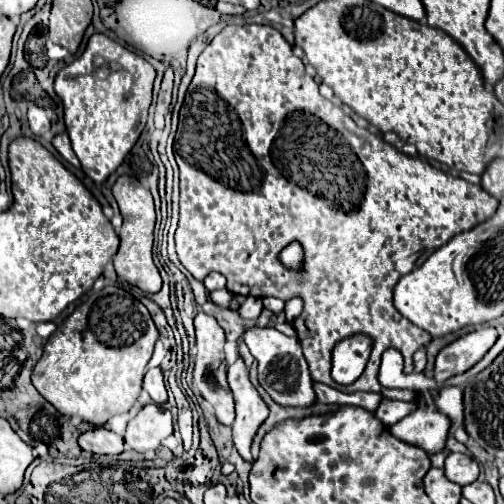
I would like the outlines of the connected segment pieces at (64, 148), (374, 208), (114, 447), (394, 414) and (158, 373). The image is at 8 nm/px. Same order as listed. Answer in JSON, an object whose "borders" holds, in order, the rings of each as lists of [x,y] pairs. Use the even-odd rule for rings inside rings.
{"borders":[[[[64,132],[64,134],[54,136],[52,146],[58,150],[58,154],[60,154],[66,162],[70,162],[74,168],[80,168],[80,162],[78,162],[76,154],[74,154],[74,152],[72,152],[72,148],[70,148],[70,140],[68,140],[68,134],[66,134],[66,132]]],[[[260,24],[226,26],[218,36],[214,36],[214,40],[198,56],[196,74],[194,74],[192,84],[188,86],[188,96],[182,104],[180,118],[178,118],[178,132],[176,132],[176,140],[174,140],[174,158],[180,168],[180,222],[178,222],[178,230],[176,230],[176,254],[182,262],[182,266],[196,280],[204,280],[204,276],[212,270],[224,274],[228,278],[228,290],[232,294],[256,296],[256,298],[276,296],[276,298],[284,298],[284,300],[290,300],[290,296],[292,298],[300,296],[304,302],[304,312],[294,322],[294,328],[296,328],[298,340],[302,344],[306,362],[310,366],[312,380],[328,384],[332,388],[338,388],[340,392],[356,392],[356,390],[378,392],[380,390],[380,384],[378,384],[380,358],[382,358],[384,350],[388,350],[388,348],[396,348],[404,356],[404,374],[410,374],[414,370],[412,354],[418,348],[426,346],[432,340],[432,336],[428,336],[428,332],[420,330],[408,318],[404,318],[394,308],[394,304],[388,304],[388,300],[392,302],[396,282],[400,280],[400,276],[408,274],[414,268],[414,262],[418,260],[418,256],[424,250],[440,248],[452,236],[484,222],[498,208],[498,200],[494,196],[490,196],[486,190],[482,190],[482,186],[470,184],[458,176],[450,176],[450,174],[430,166],[422,158],[410,158],[410,156],[402,154],[400,150],[396,150],[394,146],[390,146],[388,142],[384,142],[382,138],[378,138],[376,134],[372,134],[364,128],[358,128],[356,122],[350,116],[346,116],[340,106],[334,106],[330,100],[326,100],[318,92],[318,84],[314,82],[312,76],[306,74],[302,60],[292,54],[292,48],[284,40],[284,36],[278,30],[274,30],[272,26],[260,26]],[[292,242],[300,242],[300,246],[304,250],[304,264],[302,264],[302,270],[298,270],[298,272],[288,270],[278,258],[282,248],[286,248]],[[358,332],[372,336],[374,348],[372,348],[368,366],[362,372],[362,376],[356,382],[352,382],[350,386],[340,386],[330,378],[330,354],[338,340],[344,340],[346,336],[352,336]]],[[[92,428],[78,438],[82,450],[92,454],[120,454],[124,450],[122,436],[106,428]]],[[[382,400],[380,406],[376,408],[376,416],[382,424],[392,426],[396,422],[400,422],[404,416],[412,414],[414,410],[418,410],[422,406],[420,400],[412,400],[412,402],[400,402],[400,400]]],[[[150,368],[144,376],[144,384],[142,388],[150,394],[150,398],[156,404],[164,404],[166,402],[166,386],[164,386],[164,378],[162,378],[162,370],[160,368]]]]}

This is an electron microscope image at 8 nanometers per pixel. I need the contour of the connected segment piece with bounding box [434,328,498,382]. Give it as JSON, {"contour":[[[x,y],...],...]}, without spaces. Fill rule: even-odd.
{"contour":[[[480,328],[456,338],[438,352],[434,362],[434,379],[444,382],[454,374],[466,372],[482,360],[482,356],[494,346],[496,338],[498,332],[494,328]]]}

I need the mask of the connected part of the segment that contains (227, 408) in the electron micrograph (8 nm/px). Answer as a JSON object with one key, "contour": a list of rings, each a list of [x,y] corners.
{"contour":[[[198,312],[198,316],[194,318],[194,328],[196,328],[196,368],[194,368],[194,384],[196,388],[200,390],[200,394],[214,406],[214,414],[216,414],[216,420],[220,424],[226,424],[230,426],[232,420],[234,420],[234,400],[232,400],[232,392],[226,384],[226,378],[216,378],[216,372],[220,368],[220,364],[224,362],[224,342],[226,342],[226,334],[222,332],[220,324],[204,314],[204,312]]]}

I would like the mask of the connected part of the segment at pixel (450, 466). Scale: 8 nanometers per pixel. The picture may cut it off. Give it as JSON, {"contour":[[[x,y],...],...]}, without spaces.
{"contour":[[[450,454],[444,464],[444,474],[450,482],[466,486],[478,478],[478,462],[466,454]]]}

